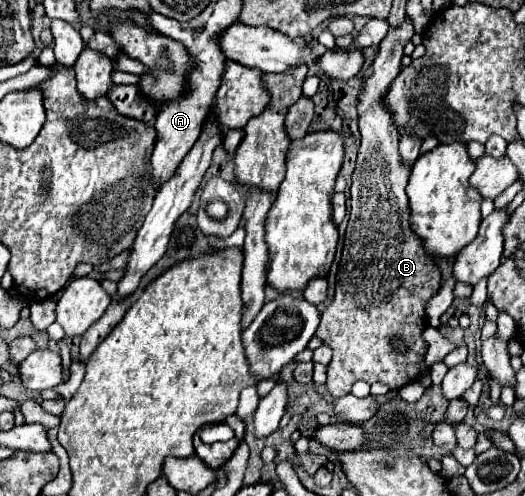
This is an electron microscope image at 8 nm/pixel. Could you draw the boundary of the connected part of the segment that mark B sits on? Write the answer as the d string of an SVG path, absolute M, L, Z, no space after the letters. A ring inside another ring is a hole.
M407 19L401 27L385 35L371 65L373 75L363 83L363 93L357 101L361 147L353 171L351 215L337 271L335 297L321 313L321 323L315 331L333 349L325 383L333 397L351 393L353 383L359 379L367 383L381 381L391 389L401 389L429 371L425 363L427 343L423 339L427 327L425 303L441 287L441 269L411 229L411 209L405 193L411 167L401 161L399 131L383 99L387 87L391 87L395 75L401 71L403 49L413 33L413 25ZM391 337L401 337L407 351L395 351Z

